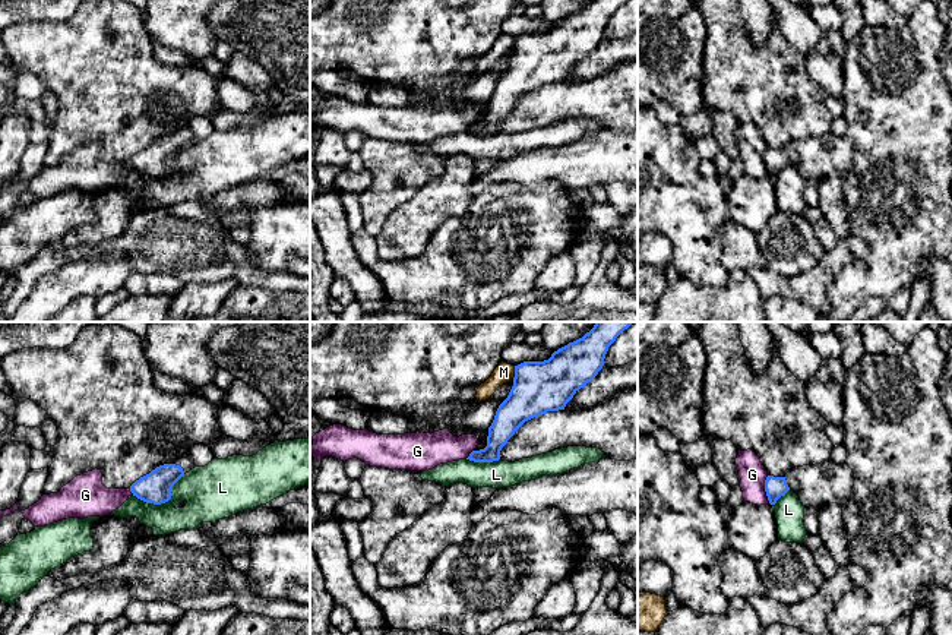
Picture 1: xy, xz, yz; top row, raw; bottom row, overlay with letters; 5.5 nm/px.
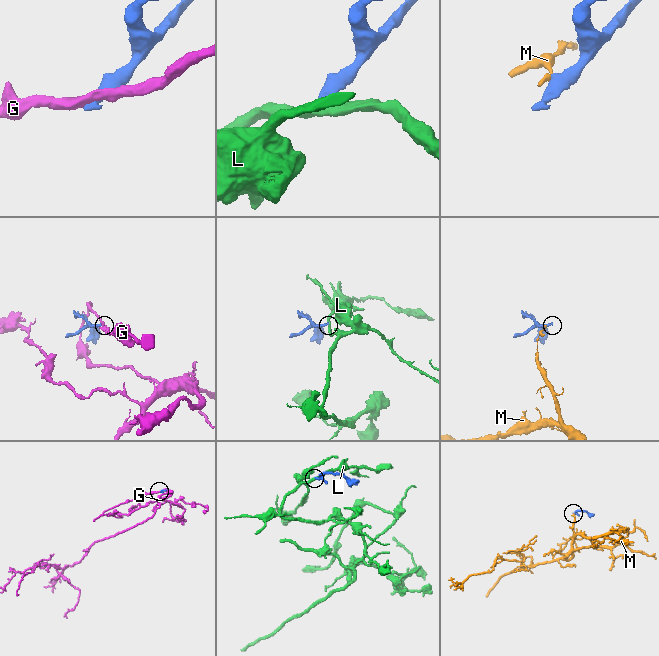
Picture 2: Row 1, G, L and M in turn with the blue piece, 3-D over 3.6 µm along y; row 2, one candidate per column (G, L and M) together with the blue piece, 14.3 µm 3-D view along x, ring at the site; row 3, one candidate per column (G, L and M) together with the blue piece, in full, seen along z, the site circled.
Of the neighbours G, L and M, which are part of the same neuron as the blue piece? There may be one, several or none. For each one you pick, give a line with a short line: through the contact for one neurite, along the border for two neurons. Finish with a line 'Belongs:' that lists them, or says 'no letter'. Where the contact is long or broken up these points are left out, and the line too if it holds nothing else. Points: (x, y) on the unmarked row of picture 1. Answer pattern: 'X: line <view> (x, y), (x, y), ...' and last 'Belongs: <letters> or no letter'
Belongs: no letter

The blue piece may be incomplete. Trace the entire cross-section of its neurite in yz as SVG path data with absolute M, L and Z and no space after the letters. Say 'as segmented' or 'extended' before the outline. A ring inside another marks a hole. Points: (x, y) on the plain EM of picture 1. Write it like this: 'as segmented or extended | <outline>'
extended | M832 132L794 139L784 149L768 148L765 152L765 164L771 177L791 162L804 180L813 179L817 184L829 176L844 179L851 170L853 158L853 142Z

